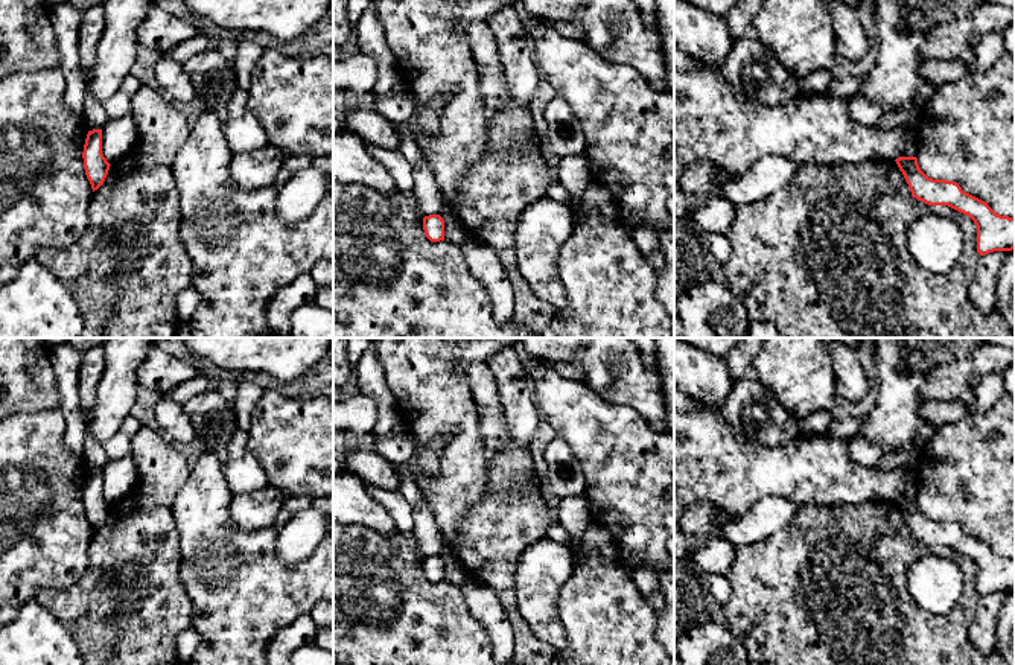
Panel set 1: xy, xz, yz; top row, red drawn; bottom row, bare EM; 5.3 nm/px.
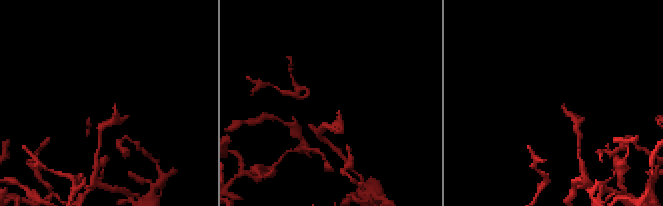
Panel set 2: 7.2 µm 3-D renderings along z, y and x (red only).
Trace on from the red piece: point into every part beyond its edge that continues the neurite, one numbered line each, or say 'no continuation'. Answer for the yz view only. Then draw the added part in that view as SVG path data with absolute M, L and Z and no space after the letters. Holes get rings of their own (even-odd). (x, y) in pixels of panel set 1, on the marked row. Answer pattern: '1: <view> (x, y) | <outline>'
no continuation

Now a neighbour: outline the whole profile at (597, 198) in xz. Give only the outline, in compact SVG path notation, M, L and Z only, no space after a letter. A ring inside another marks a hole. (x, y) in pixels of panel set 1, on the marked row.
M592 183L581 195L581 204L584 208L597 210L604 218L616 218L618 208L612 196L606 189Z

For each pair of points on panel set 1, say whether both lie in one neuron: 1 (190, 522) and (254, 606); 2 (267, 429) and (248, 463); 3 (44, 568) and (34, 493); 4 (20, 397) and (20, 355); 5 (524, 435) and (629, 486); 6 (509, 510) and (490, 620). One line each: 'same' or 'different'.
1: same
2: different
3: same
4: same
5: different
6: different

